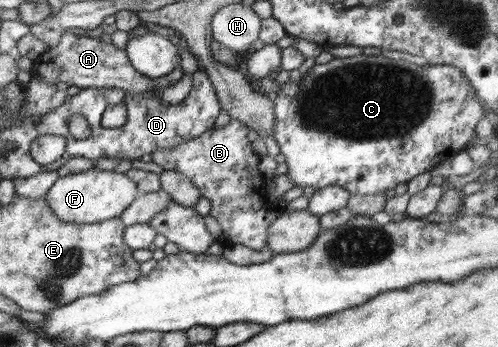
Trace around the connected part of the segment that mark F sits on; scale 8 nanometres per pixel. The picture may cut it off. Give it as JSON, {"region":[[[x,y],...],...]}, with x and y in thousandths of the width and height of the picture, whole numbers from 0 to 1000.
{"region":[[[183,487],[118,510],[92,553],[104,614],[127,643],[183,648],[239,625],[273,576],[273,530],[247,496]]]}

